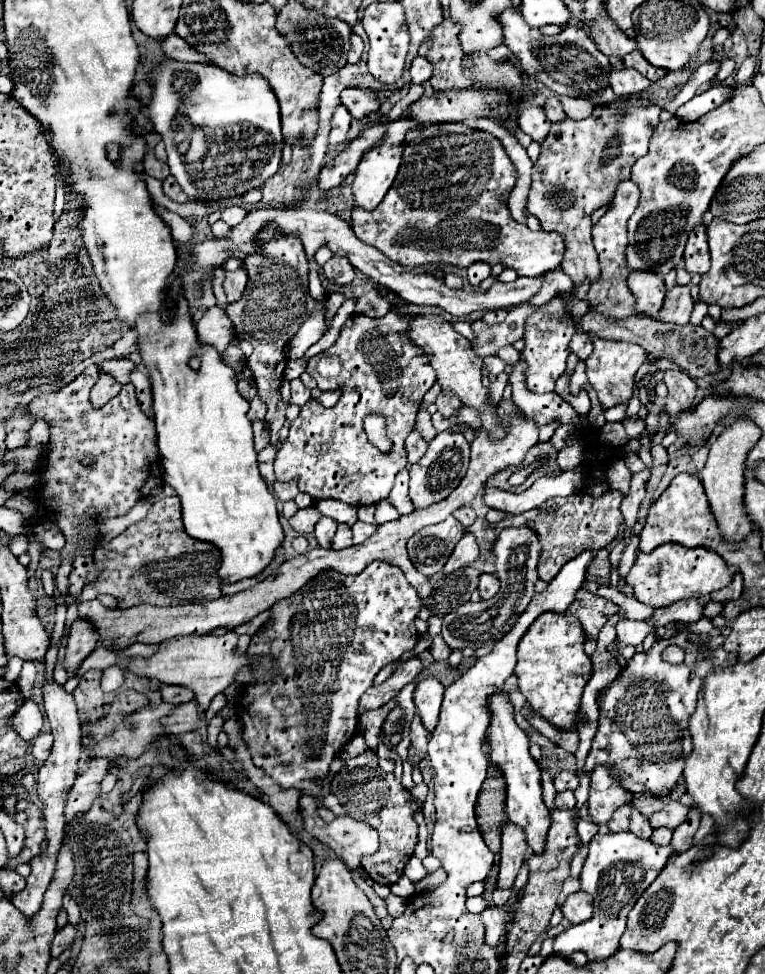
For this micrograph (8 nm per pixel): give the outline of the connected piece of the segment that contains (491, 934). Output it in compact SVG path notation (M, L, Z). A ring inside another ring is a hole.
M486 907L480 913L480 919L484 923L484 941L486 945L496 945L500 937L506 933L506 923L512 919L512 911L502 911L500 907Z

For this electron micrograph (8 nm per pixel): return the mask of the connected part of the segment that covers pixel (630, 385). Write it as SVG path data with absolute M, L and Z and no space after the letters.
M594 335L592 337L592 343L594 343L594 351L592 355L586 359L586 373L588 373L588 383L590 387L596 391L598 395L598 401L602 403L602 409L610 409L610 407L616 407L616 405L626 405L634 393L634 375L636 371L640 369L640 365L646 361L646 351L642 351L642 347L634 345L634 343L624 343L624 341L604 341L604 339L598 339Z

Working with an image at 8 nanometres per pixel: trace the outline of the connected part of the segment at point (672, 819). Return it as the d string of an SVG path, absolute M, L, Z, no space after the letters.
M674 803L662 811L656 811L650 819L650 825L652 825L652 829L660 829L660 827L676 829L680 823L684 823L686 815L688 815L688 807L682 803Z

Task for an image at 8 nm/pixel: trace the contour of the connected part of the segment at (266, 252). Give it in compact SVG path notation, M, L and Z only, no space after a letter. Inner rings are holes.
M268 227L262 233L262 249L258 253L250 253L244 259L244 267L248 271L248 285L240 301L226 307L226 313L230 321L234 323L236 337L246 339L252 343L254 353L246 359L246 365L254 371L254 383L258 389L260 399L268 405L266 423L272 433L272 445L278 445L280 441L280 429L286 421L284 409L288 403L282 403L280 399L280 385L284 377L286 357L284 347L294 337L294 333L302 327L302 323L312 315L314 311L314 297L308 293L308 275L310 275L310 263L304 253L302 241L282 235L276 231L276 227Z

